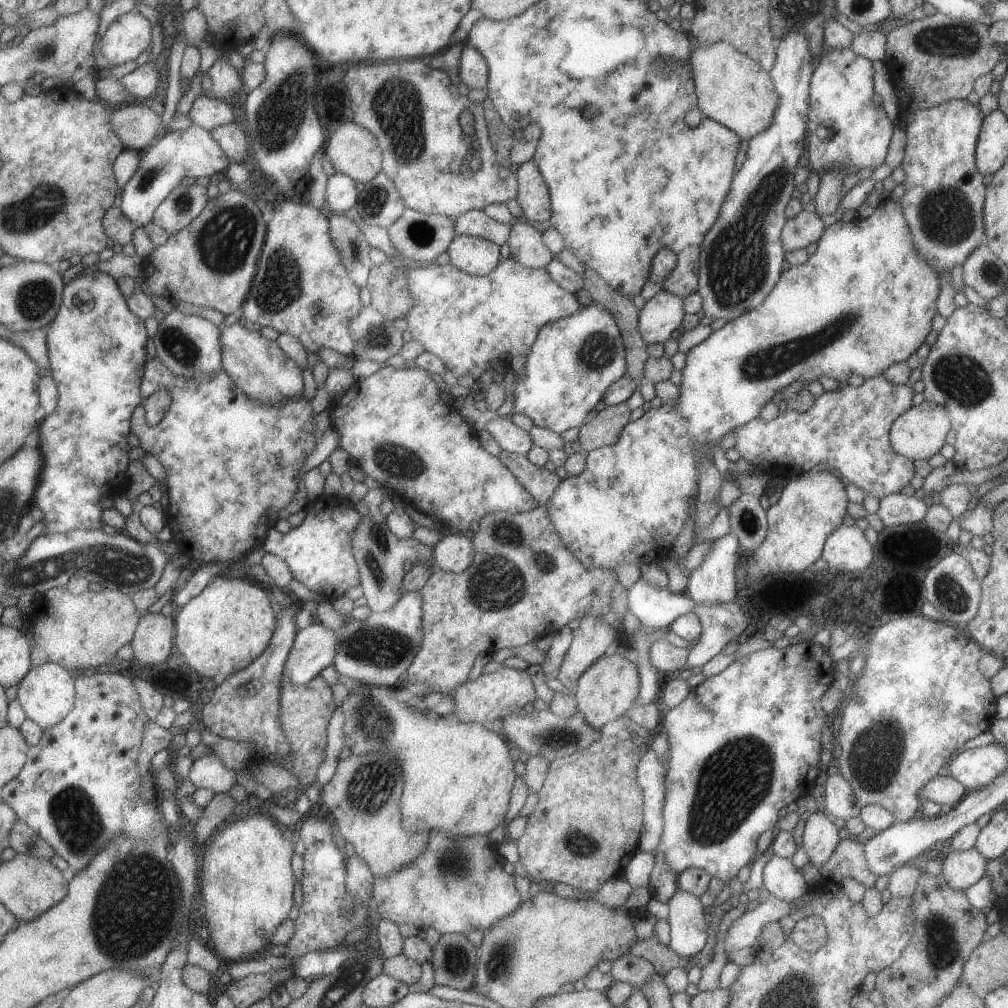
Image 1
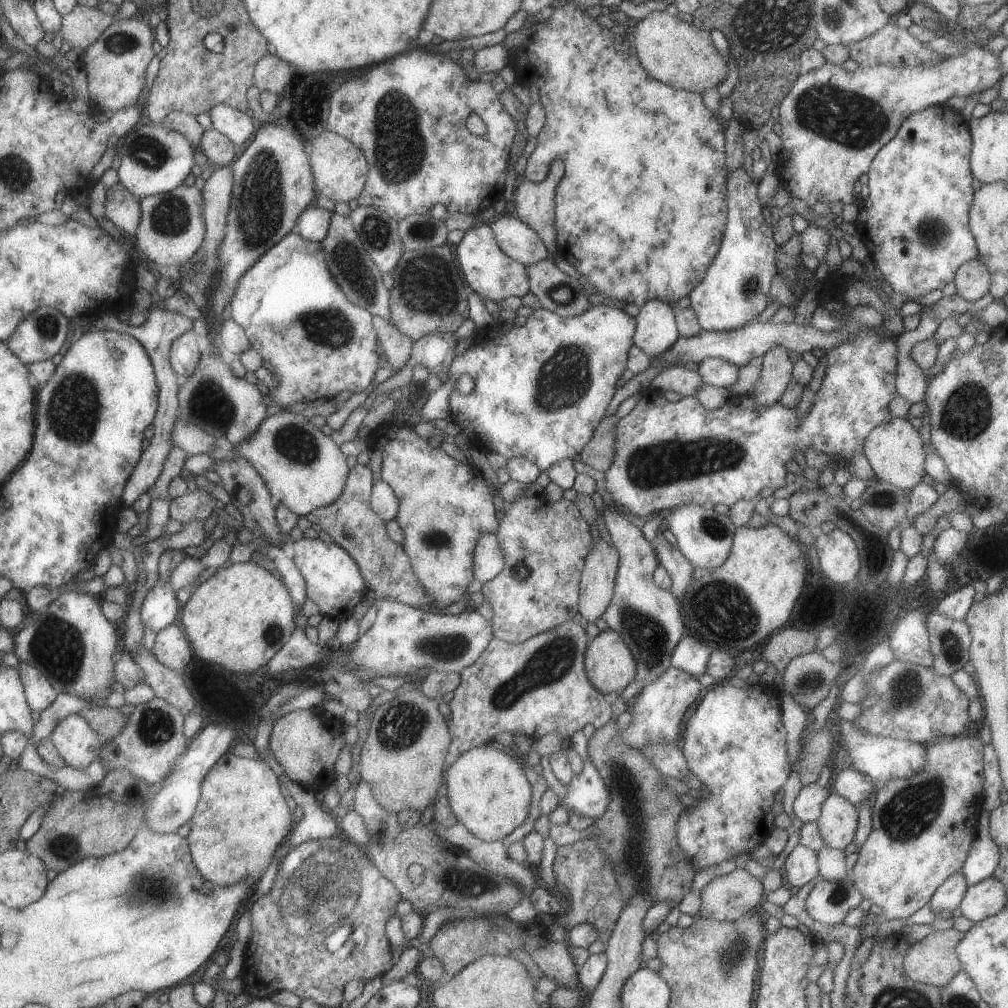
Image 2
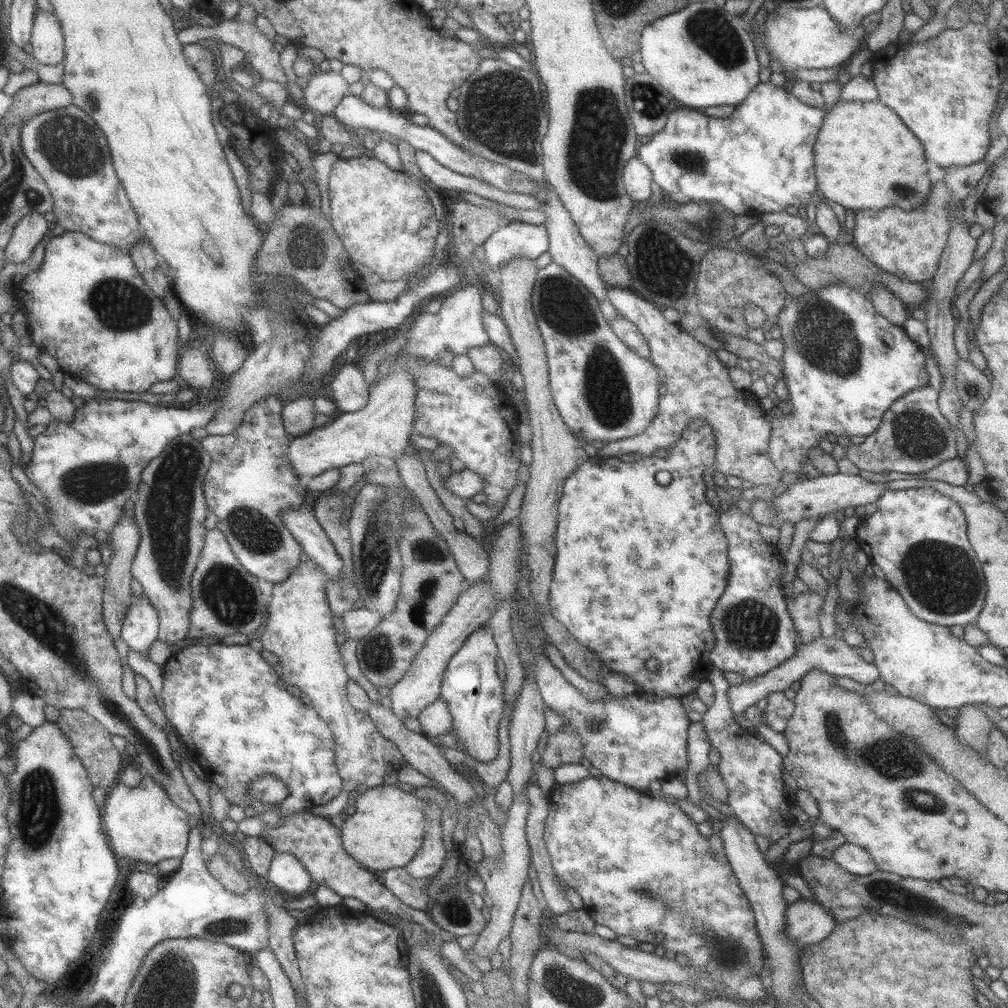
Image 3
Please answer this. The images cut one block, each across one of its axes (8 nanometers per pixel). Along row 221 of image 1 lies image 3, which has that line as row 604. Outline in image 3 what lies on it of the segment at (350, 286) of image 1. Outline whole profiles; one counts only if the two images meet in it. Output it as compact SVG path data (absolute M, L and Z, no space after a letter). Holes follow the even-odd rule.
M299 560L299 564L291 570L291 574L283 582L273 584L270 595L271 600L266 609L268 619L260 638L262 648L277 656L278 664L276 669L277 672L281 672L281 680L287 682L287 684L297 686L301 693L307 696L314 712L327 724L332 732L335 766L343 784L341 794L325 804L314 805L314 808L309 812L314 816L331 820L343 816L344 813L351 810L352 800L347 794L351 790L355 790L357 784L363 784L363 786L367 786L367 789L383 785L383 778L387 774L408 768L408 764L396 746L377 732L375 725L373 725L367 714L353 709L346 700L348 676L345 675L343 664L340 662L338 644L337 640L335 640L337 633L331 624L332 614L325 596L326 584L327 576L319 570L319 566L313 560Z

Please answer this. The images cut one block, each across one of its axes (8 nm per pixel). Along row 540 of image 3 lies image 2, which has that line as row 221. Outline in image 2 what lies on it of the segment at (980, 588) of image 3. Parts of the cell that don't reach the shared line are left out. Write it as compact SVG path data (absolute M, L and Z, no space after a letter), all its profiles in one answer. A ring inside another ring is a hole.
M947 104L926 106L917 112L912 112L901 121L893 138L888 140L881 147L881 150L877 151L868 168L868 195L865 199L862 199L861 205L858 206L855 221L856 232L867 249L870 260L874 262L874 267L880 270L885 282L891 285L893 292L903 294L903 296L907 296L911 301L933 290L941 290L948 282L954 280L955 271L962 262L975 259L977 256L976 244L968 223L968 210L974 195L974 190L971 187L972 174L968 159L970 157L971 145L972 138L968 129L968 123L963 120L958 111Z

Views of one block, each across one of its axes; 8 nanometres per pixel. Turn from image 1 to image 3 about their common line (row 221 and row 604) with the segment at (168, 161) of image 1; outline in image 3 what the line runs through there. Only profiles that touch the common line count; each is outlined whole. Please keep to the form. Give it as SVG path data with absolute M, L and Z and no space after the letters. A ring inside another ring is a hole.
M143 594L133 597L123 617L120 638L129 649L147 656L148 648L157 639L157 635L158 614L149 603L149 599Z

